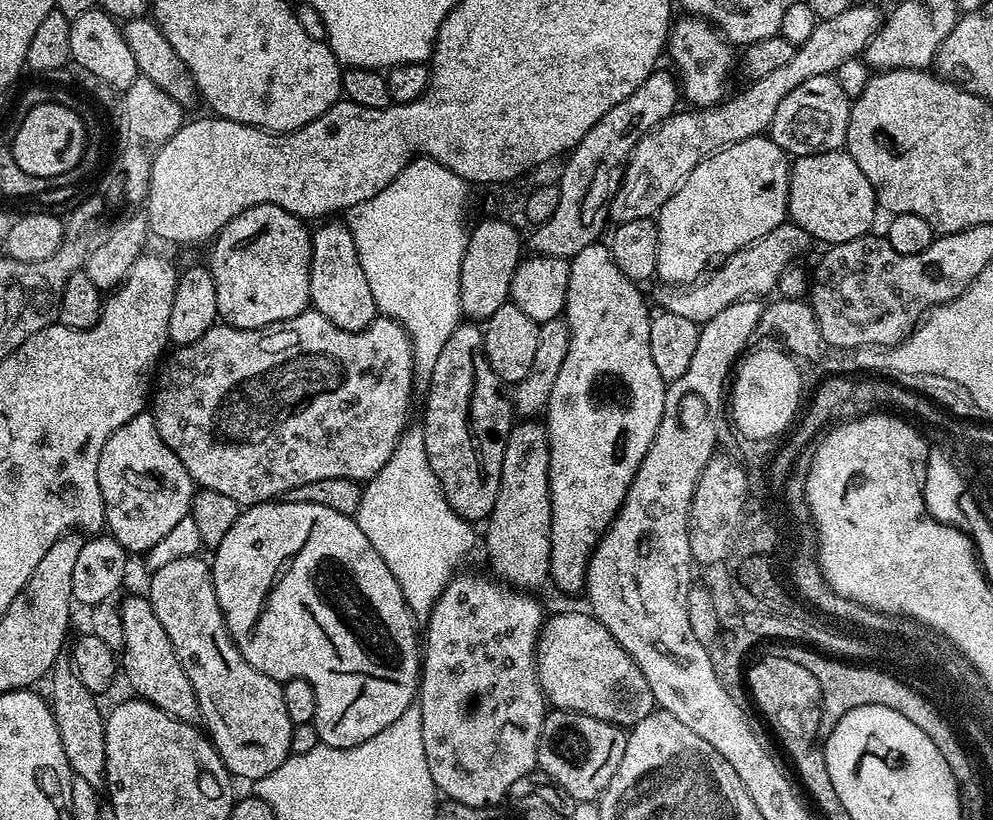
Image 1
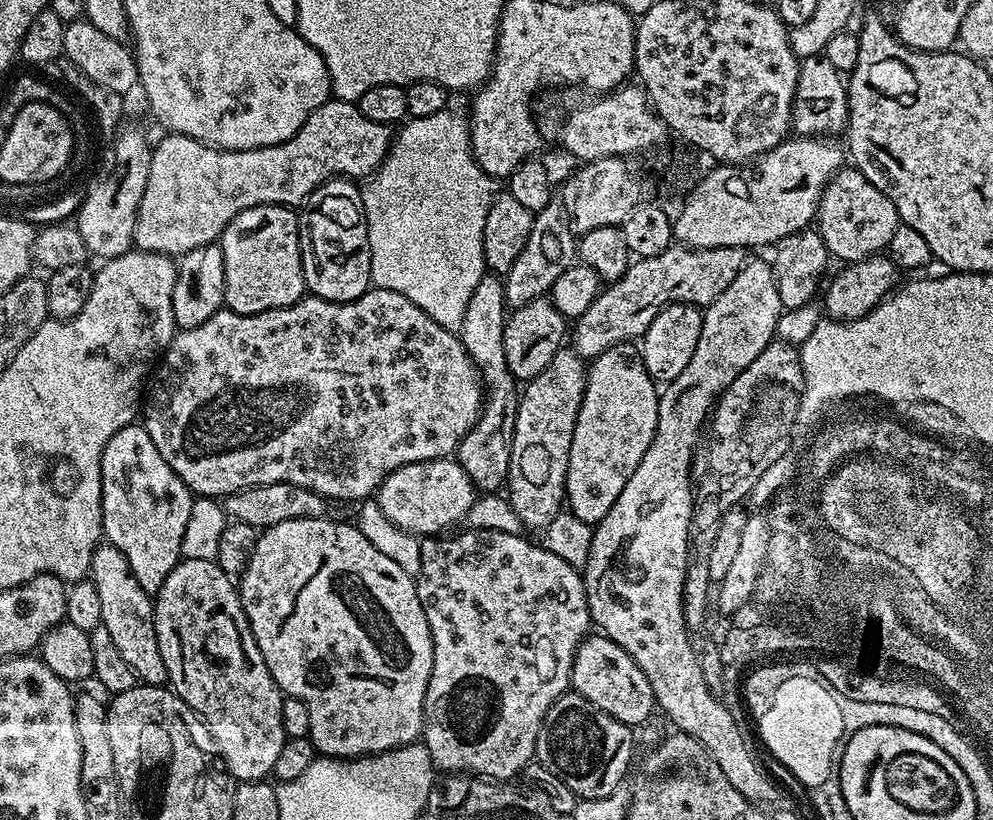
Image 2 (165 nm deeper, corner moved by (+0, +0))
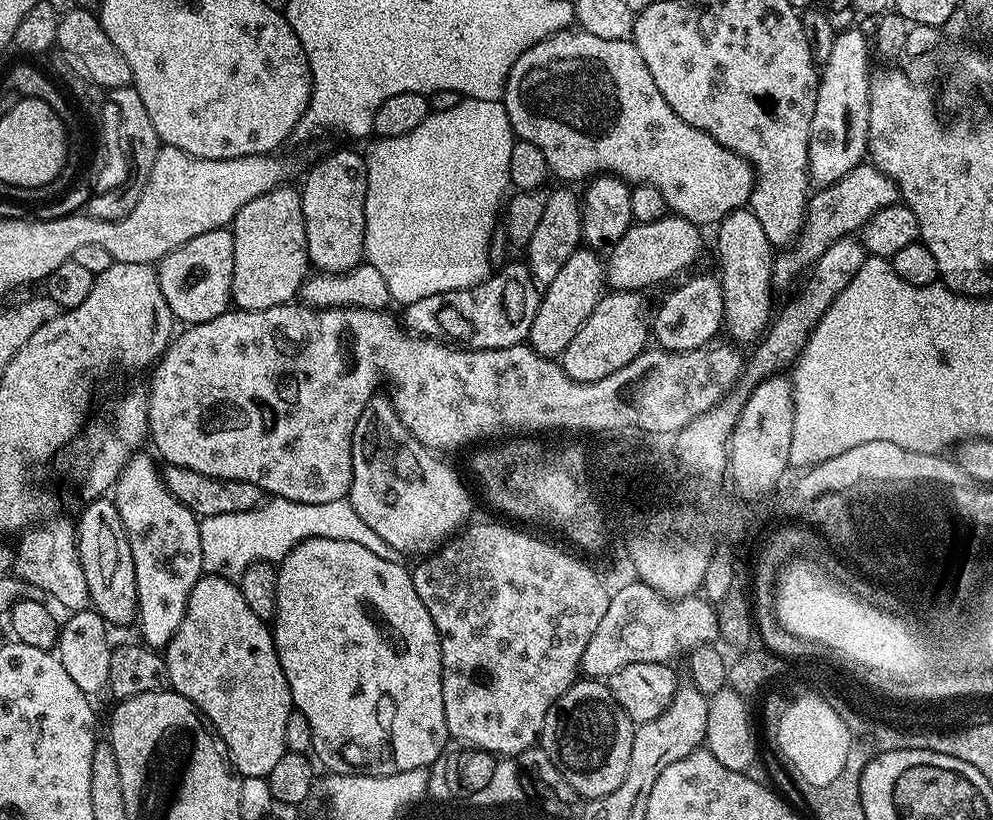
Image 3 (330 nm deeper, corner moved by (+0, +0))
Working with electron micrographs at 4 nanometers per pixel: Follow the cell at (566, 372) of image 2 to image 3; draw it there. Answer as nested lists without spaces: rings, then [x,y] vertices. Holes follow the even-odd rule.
[[[615,290],[601,295],[590,318],[586,318],[582,330],[570,338],[570,346],[566,346],[564,351],[562,367],[570,379],[598,382],[598,378],[606,378],[606,374],[614,374],[614,370],[634,362],[634,358],[649,347],[650,308],[648,312],[642,297],[640,292]]]

